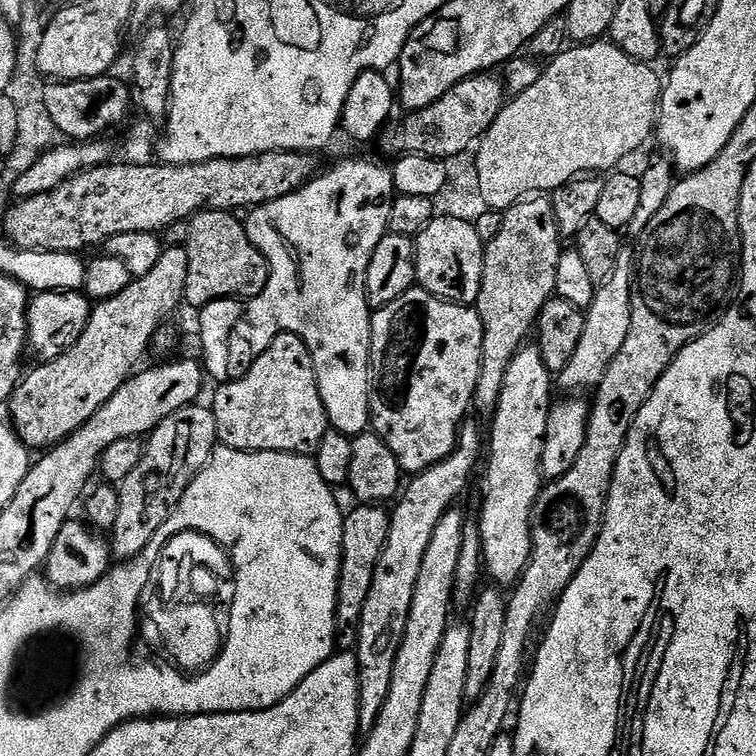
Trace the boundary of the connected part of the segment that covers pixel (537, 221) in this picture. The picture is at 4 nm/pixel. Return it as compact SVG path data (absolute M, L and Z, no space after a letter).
M540 194L535 198L525 198L507 209L501 230L484 245L482 290L474 305L484 327L474 408L486 418L496 415L510 364L525 347L527 340L524 339L533 335L542 306L546 306L556 291L556 271L562 251L560 240L562 233L552 201L547 195Z

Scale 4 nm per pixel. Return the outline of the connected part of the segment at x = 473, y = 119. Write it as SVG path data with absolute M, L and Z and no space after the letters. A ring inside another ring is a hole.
M492 74L471 76L458 82L442 98L417 112L408 112L405 120L396 129L385 131L378 144L391 158L409 156L429 156L439 160L451 161L451 156L460 156L468 147L471 149L490 130L494 118L504 109L506 89L503 79L496 80ZM472 144L472 145L471 145Z

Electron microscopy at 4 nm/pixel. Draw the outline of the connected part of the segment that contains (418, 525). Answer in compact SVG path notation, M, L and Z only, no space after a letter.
M472 422L465 423L460 429L460 438L456 442L456 451L445 460L438 462L433 468L413 475L406 487L399 493L395 501L396 509L391 509L390 534L386 538L386 546L382 550L382 558L378 558L378 570L374 570L374 586L370 586L370 595L366 597L366 607L362 609L360 635L356 637L355 654L360 663L360 731L367 734L376 725L378 714L386 702L386 694L390 694L390 678L394 678L394 658L398 658L398 650L402 646L402 638L406 634L406 622L410 618L410 602L414 602L414 586L418 586L418 573L422 570L422 557L426 554L426 546L430 546L430 537L434 535L434 526L438 526L445 512L468 488L472 480L472 471L481 467L482 453L486 448L486 436Z

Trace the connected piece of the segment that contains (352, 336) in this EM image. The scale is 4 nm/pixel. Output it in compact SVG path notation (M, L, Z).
M344 160L341 164L333 166L329 172L321 171L319 175L308 181L303 188L296 192L286 194L286 198L278 198L269 204L261 204L258 208L253 208L247 213L246 227L250 242L268 260L268 285L265 286L263 294L253 296L247 301L244 312L215 312L215 307L209 306L199 309L201 318L201 334L198 344L204 347L202 364L207 375L216 379L217 385L229 384L231 380L242 378L250 370L250 366L260 355L271 345L272 339L282 332L292 332L296 336L304 339L304 345L312 351L312 361L316 367L316 381L318 390L322 394L322 402L326 406L329 425L335 431L346 434L350 437L357 437L362 432L369 431L372 419L372 313L373 309L368 303L368 291L366 290L366 278L368 277L368 267L370 258L374 258L374 250L378 250L378 242L382 242L384 236L389 235L390 229L388 219L392 213L392 201L397 195L396 187L392 181L391 167L386 163L375 164L372 160Z

